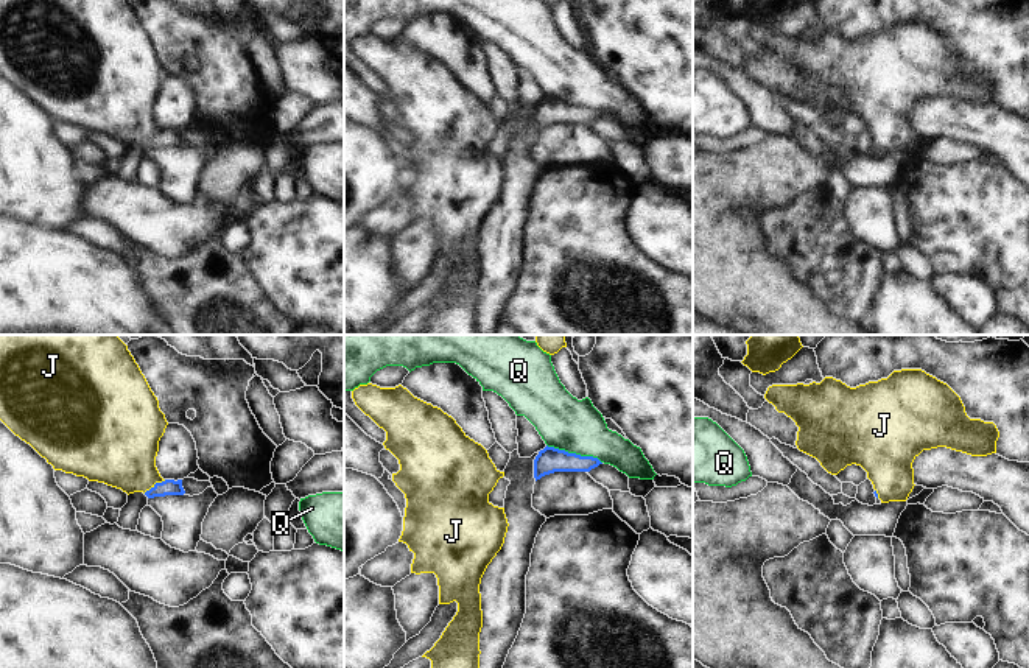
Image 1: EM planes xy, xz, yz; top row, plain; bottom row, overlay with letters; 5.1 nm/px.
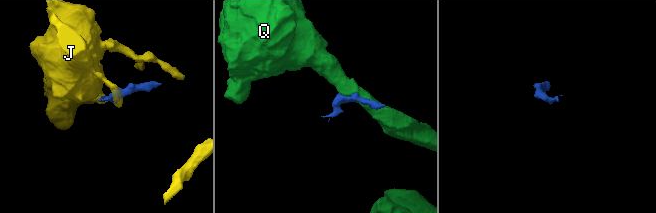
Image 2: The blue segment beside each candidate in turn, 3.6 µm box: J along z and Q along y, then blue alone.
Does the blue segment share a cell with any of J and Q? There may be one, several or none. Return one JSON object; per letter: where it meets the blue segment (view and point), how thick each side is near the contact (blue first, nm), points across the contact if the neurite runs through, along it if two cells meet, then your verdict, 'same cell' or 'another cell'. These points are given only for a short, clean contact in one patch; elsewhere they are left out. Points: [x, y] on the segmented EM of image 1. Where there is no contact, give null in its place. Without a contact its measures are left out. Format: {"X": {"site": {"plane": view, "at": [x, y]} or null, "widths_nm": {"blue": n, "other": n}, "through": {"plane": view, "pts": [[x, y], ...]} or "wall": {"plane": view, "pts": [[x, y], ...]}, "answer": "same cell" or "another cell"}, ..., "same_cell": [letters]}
{"J": {"site": {"plane": "xy", "at": [156, 483]}, "widths_nm": {"blue": 80, "other": 380}, "through": {"plane": "xy", "pts": [[168, 486], [156, 483], [120, 450]]}, "answer": "same cell"}, "Q": {"site": {"plane": "xz", "at": [575, 453]}, "widths_nm": {"blue": 140, "other": 280}, "answer": "another cell"}, "same_cell": ["J"]}

